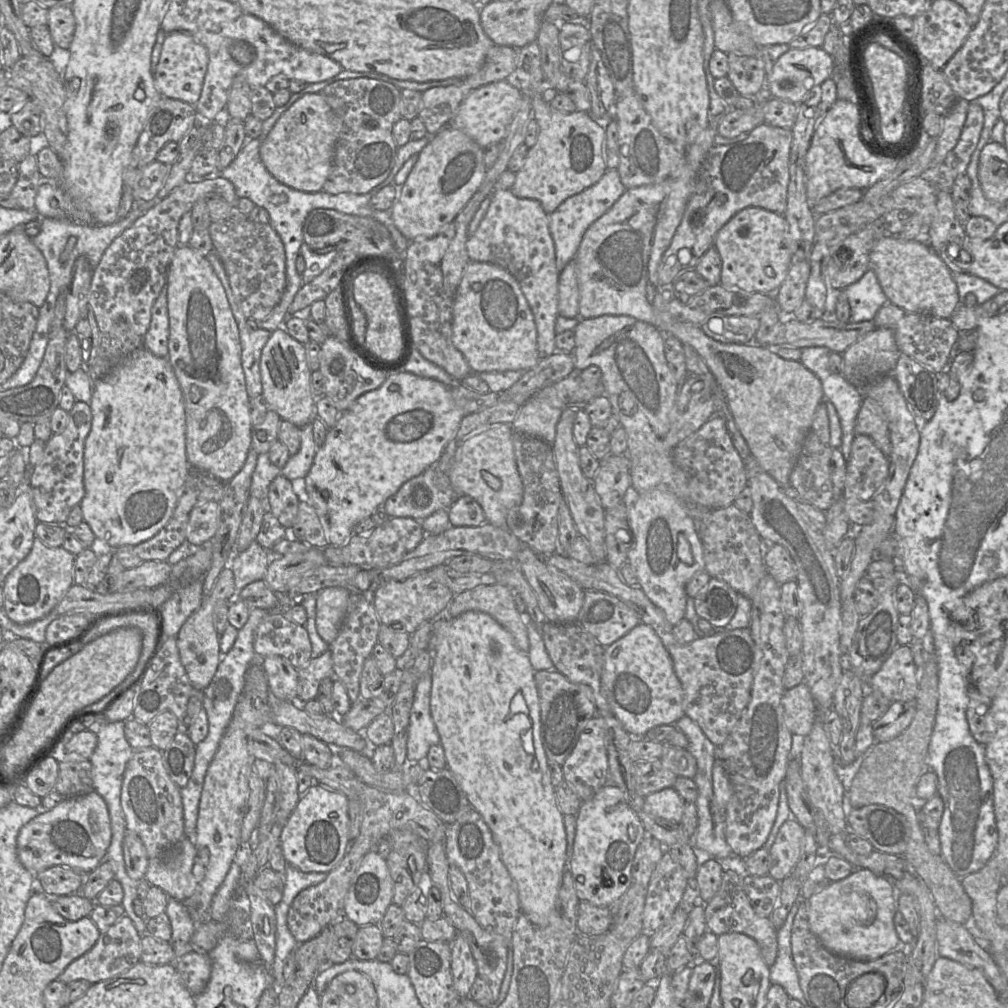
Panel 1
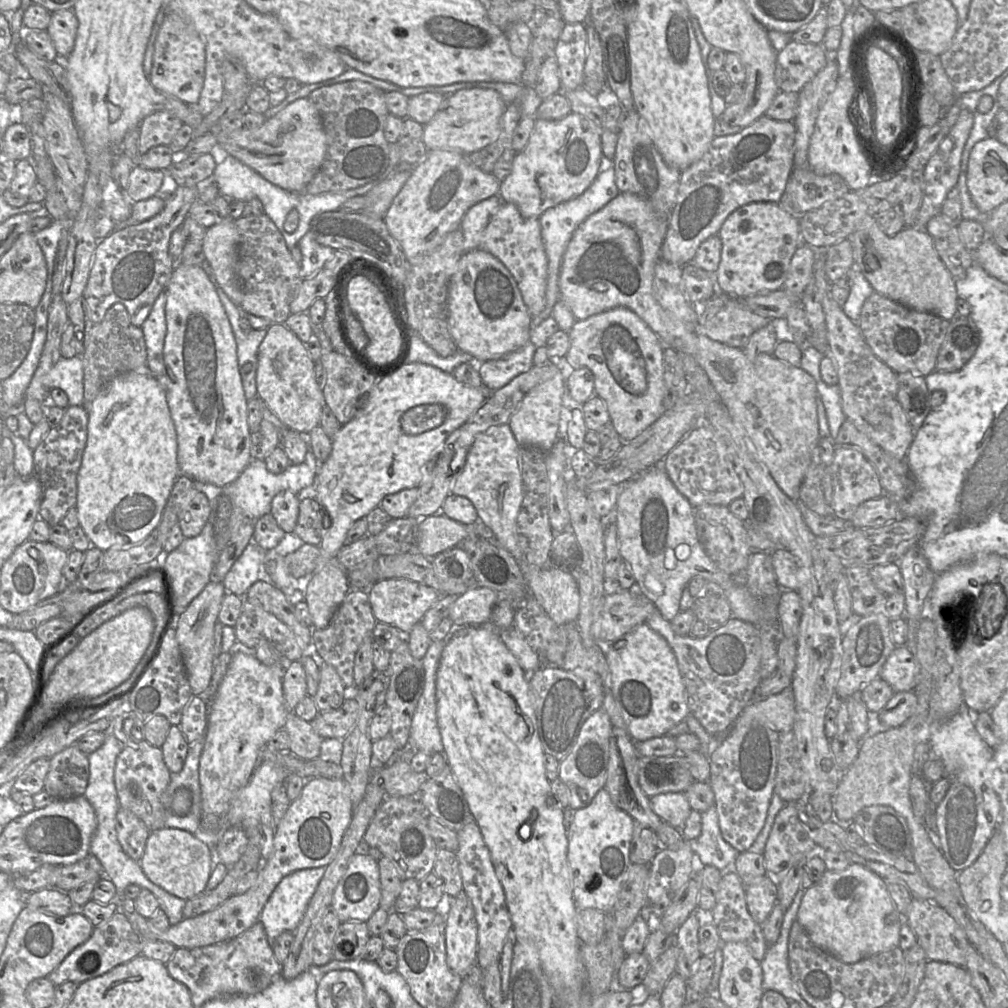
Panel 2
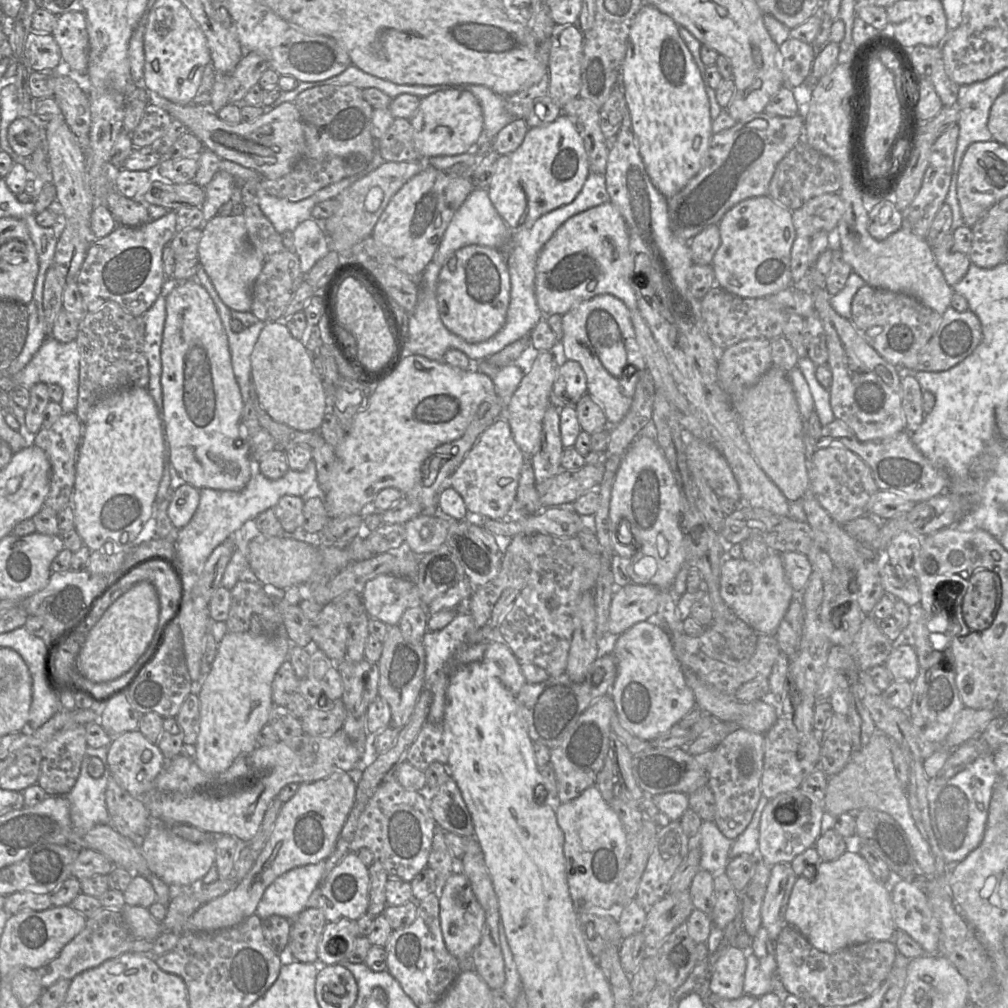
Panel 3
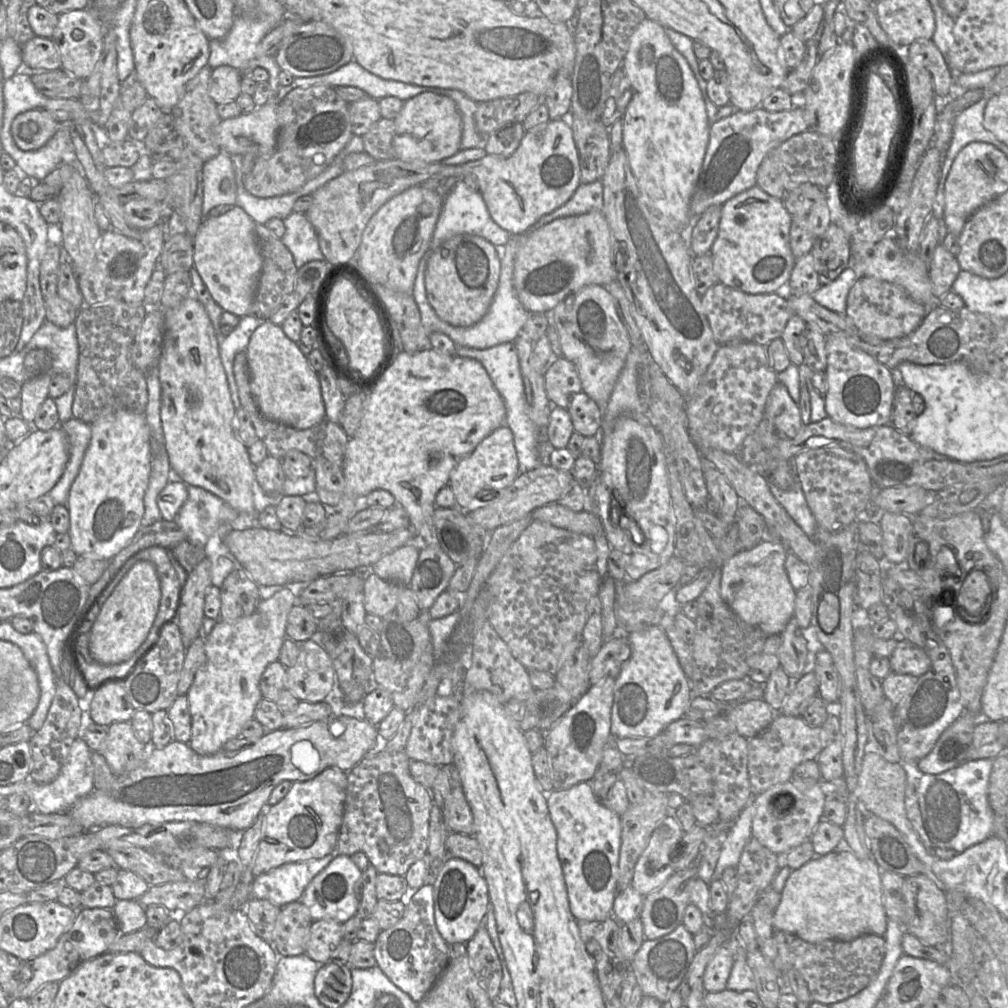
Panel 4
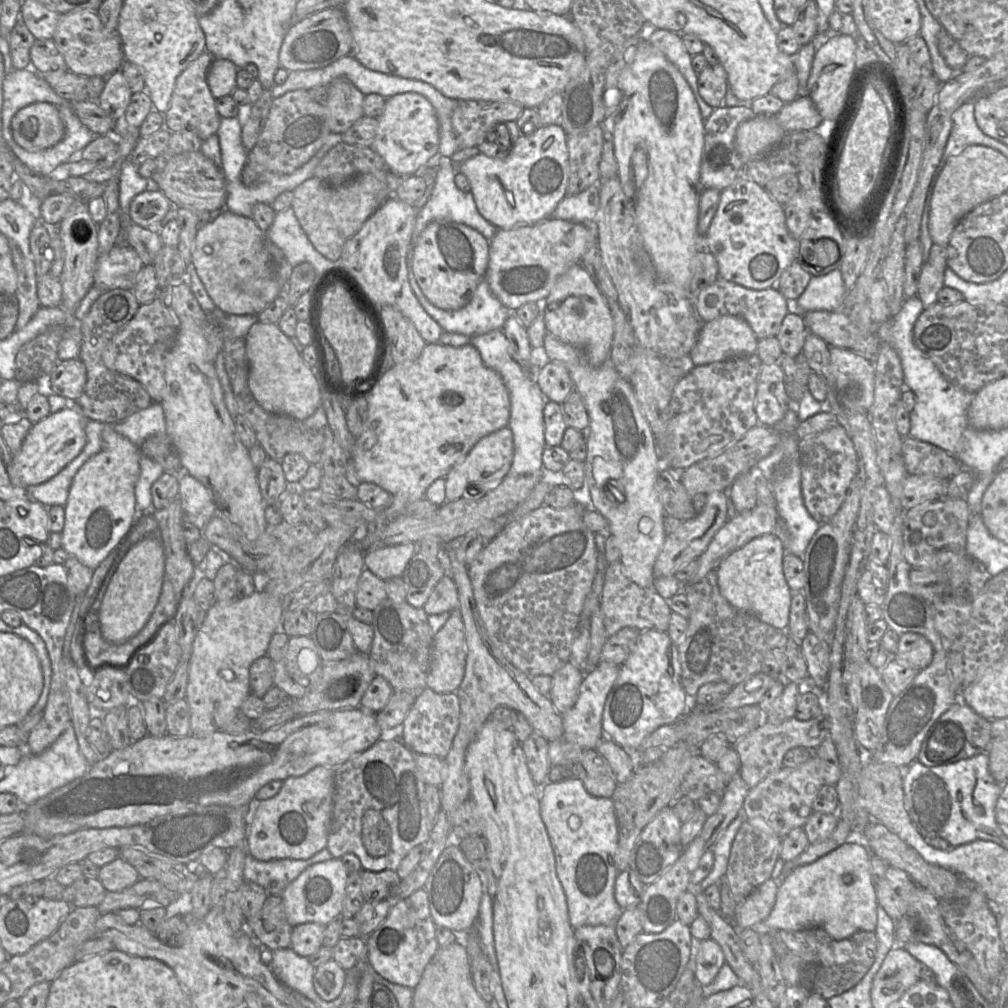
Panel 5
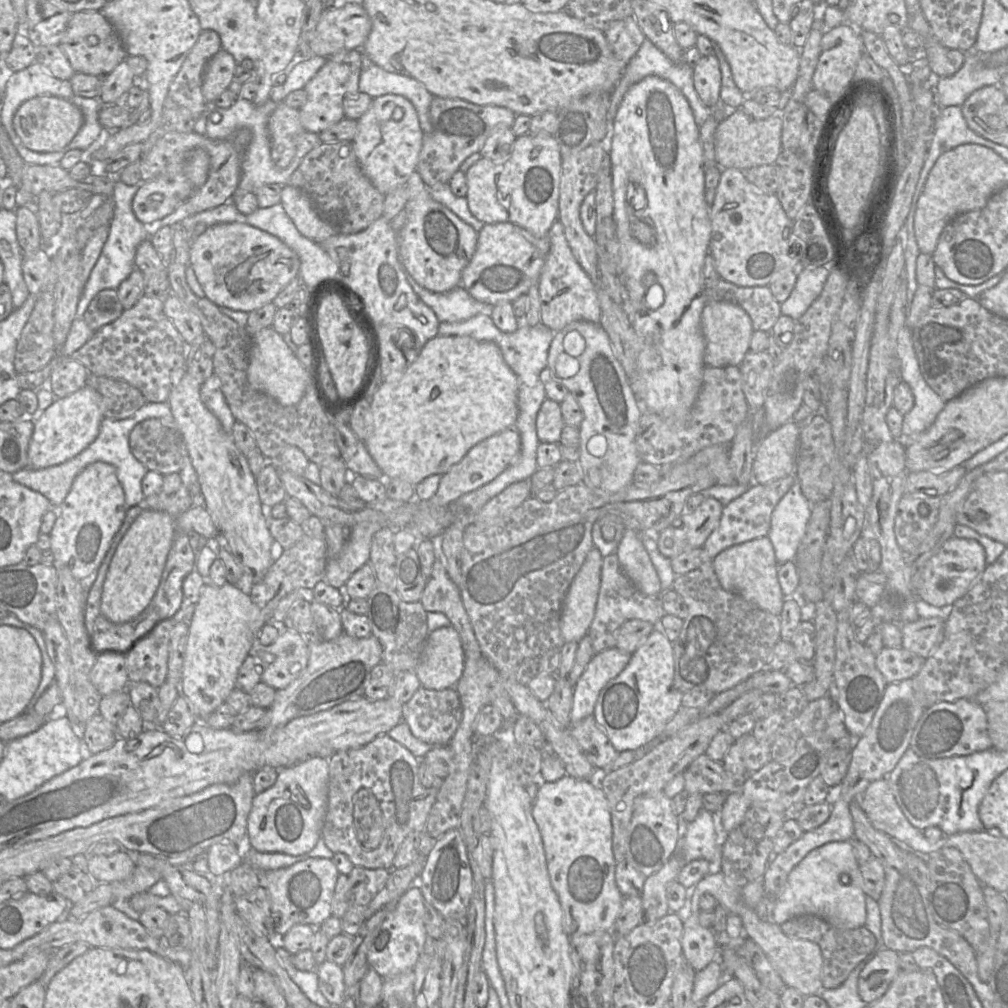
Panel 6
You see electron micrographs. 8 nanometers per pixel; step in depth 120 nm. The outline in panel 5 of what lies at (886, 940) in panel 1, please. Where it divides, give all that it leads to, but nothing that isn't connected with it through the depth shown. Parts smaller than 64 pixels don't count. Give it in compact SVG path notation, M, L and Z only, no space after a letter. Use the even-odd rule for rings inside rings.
M849 835L846 843L811 864L795 868L779 880L774 907L762 925L772 931L800 931L818 927L837 941L846 939L858 931L874 932L877 925L878 901L871 875L870 859L871 852L865 839L857 839ZM845 873L852 875L852 881L849 884L842 879Z

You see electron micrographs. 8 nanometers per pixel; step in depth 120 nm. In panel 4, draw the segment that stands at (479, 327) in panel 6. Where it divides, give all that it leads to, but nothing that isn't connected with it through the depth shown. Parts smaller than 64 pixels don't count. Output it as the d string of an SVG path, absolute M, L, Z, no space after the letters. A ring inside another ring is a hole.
M505 342L482 350L456 344L455 353L460 357L473 358L479 361L502 397L506 409L505 425L507 425L513 433L520 472L526 472L539 466L541 464L539 458L541 431L533 423L529 415L529 407L526 401L519 358L514 343Z

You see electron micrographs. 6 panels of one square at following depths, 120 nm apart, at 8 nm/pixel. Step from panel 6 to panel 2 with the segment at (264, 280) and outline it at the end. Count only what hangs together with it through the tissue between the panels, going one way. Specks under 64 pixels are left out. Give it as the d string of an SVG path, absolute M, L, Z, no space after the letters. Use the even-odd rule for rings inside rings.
M220 219L207 228L202 240L205 259L210 264L217 282L237 306L243 293L236 275L239 233L232 219Z

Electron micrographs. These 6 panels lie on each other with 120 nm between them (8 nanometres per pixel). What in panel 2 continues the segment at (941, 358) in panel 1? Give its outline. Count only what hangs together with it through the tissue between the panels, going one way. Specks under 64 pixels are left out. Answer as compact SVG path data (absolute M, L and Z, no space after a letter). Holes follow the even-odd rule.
M874 292L864 302L857 324L865 342L873 353L896 373L912 372L925 377L936 370L939 349L945 338L949 323L948 320L937 315L913 310Z

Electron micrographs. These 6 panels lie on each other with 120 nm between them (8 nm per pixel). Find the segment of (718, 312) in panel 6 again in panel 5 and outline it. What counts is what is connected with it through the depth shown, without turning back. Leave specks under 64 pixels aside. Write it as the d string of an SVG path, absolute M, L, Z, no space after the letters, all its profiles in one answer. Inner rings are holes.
M721 316L702 323L697 342L690 352L691 367L749 356L757 349L758 339L740 317Z

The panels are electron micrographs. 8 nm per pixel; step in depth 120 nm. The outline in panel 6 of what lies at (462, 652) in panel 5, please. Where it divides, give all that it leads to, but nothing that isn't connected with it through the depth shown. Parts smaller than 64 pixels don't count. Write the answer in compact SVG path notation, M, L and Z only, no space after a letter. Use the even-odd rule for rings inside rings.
M451 625L429 633L415 672L426 689L454 688L462 676L464 662L460 636Z

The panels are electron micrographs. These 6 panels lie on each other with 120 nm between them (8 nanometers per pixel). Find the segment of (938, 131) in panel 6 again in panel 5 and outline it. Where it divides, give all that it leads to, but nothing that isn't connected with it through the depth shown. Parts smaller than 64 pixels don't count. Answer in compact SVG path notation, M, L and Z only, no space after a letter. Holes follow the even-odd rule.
M974 100L963 103L952 115L952 129L940 163L933 175L930 187L935 187L946 161L968 145L979 145L979 141L992 138L978 127L974 116Z

